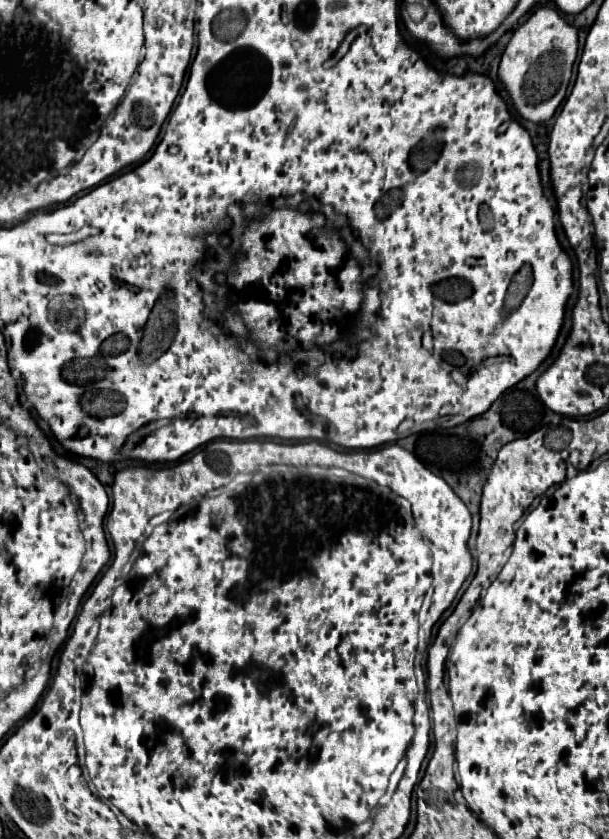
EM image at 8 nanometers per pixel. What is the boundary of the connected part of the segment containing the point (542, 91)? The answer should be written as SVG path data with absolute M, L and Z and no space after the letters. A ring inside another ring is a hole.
M547 6L537 8L531 14L531 18L513 32L501 56L497 78L503 84L521 120L541 124L555 114L557 106L563 102L567 94L571 66L577 56L577 46L577 28L569 26L557 10Z

